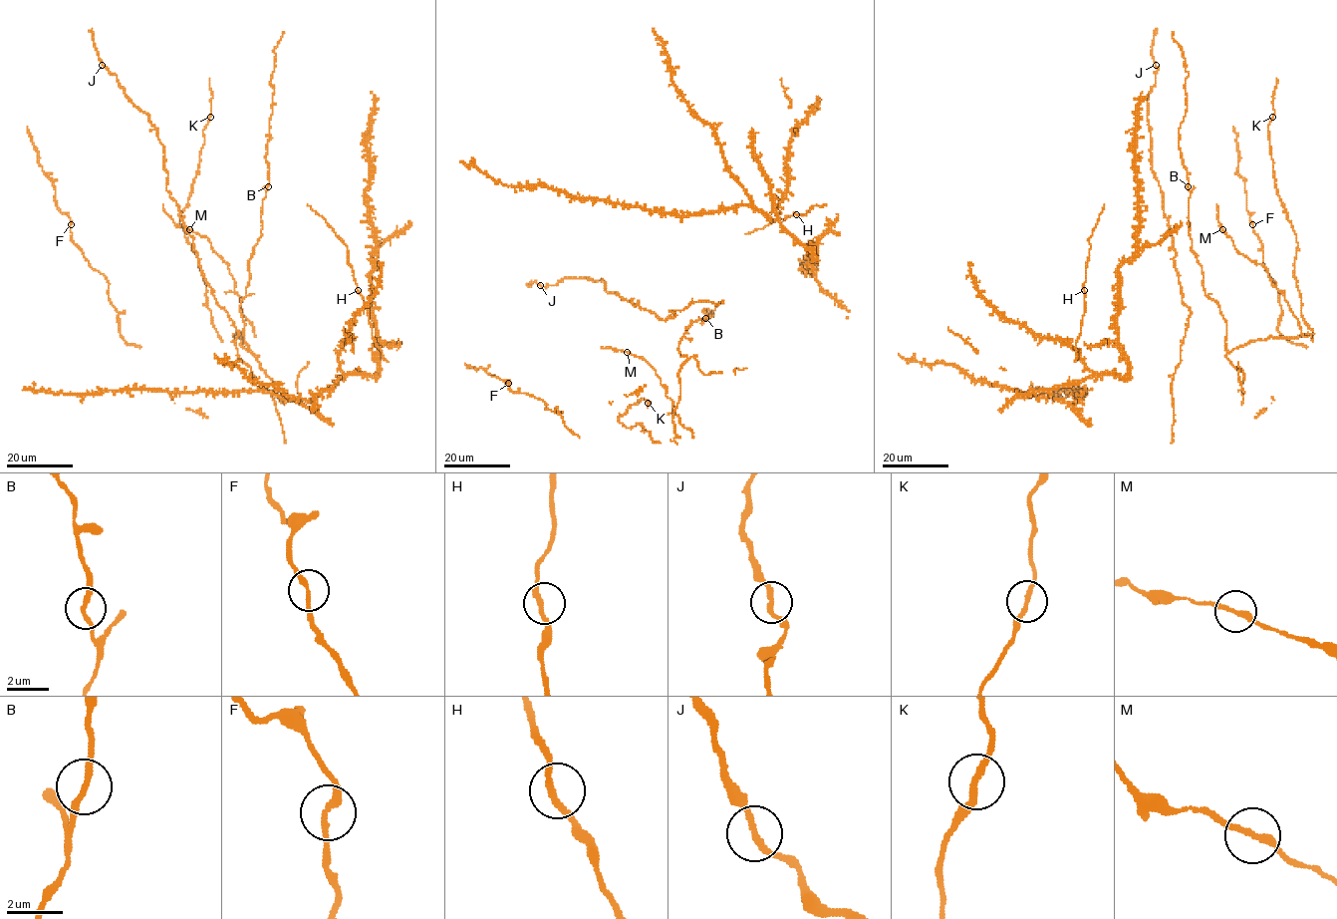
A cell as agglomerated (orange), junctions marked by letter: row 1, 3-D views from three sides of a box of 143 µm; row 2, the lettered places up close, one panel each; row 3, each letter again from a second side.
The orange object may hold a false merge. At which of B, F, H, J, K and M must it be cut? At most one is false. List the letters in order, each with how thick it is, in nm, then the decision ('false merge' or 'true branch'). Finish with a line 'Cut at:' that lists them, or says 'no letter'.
B: 200 nm | true branch
F: 240 nm | true branch
H: 200 nm | true branch
J: 220 nm | true branch
K: 200 nm | true branch
M: 240 nm | true branch
Cut at: no letter

